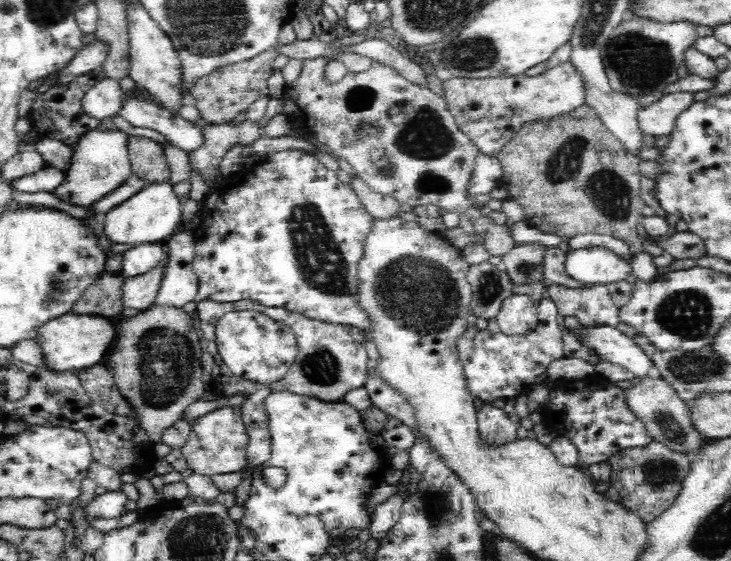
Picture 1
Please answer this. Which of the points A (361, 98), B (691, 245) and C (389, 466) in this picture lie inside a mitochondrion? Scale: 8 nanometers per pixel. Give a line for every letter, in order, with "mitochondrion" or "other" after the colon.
A: mitochondrion
B: other
C: other

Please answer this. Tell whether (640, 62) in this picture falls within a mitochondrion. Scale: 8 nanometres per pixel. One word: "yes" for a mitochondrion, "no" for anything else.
yes

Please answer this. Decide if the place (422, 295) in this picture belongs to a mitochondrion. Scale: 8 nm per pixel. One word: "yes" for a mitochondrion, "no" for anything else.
yes

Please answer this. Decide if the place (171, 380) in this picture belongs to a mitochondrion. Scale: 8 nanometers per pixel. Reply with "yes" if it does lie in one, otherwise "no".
yes

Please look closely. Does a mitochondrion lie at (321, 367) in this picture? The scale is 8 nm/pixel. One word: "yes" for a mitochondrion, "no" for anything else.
yes

